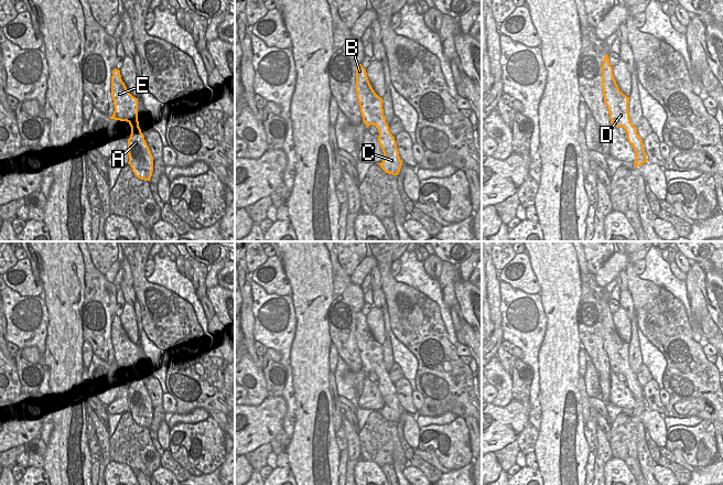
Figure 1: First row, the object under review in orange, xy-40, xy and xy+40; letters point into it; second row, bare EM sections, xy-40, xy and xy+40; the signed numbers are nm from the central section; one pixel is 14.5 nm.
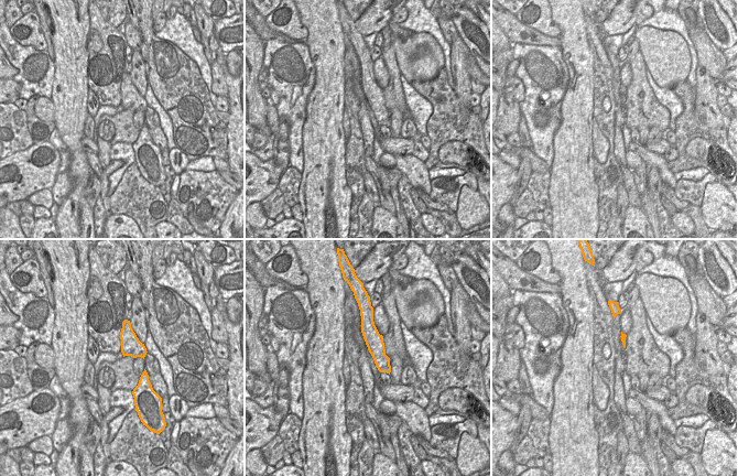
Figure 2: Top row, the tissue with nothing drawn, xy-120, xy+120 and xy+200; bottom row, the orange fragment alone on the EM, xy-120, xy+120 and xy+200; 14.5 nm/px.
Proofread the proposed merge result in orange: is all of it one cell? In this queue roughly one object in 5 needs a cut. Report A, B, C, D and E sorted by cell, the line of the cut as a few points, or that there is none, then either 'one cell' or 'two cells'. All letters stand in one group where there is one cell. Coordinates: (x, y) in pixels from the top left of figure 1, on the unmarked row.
A B C D E; no cut; one cell

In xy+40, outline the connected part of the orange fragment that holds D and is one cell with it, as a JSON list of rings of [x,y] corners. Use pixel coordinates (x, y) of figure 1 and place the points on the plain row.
[[[605,301],[602,311],[602,334],[604,349],[607,353],[611,370],[615,374],[622,374],[627,380],[627,387],[633,392],[636,406],[635,414],[640,413],[648,407],[644,396],[644,390],[637,380],[637,375],[633,373],[629,366],[628,349],[629,344],[624,342],[614,325],[613,314],[609,311],[608,302]]]

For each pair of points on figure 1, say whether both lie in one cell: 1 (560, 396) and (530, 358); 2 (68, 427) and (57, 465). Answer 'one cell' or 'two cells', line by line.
1: two cells
2: one cell

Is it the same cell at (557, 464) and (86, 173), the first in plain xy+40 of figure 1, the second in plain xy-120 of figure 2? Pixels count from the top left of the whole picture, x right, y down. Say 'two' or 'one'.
one

